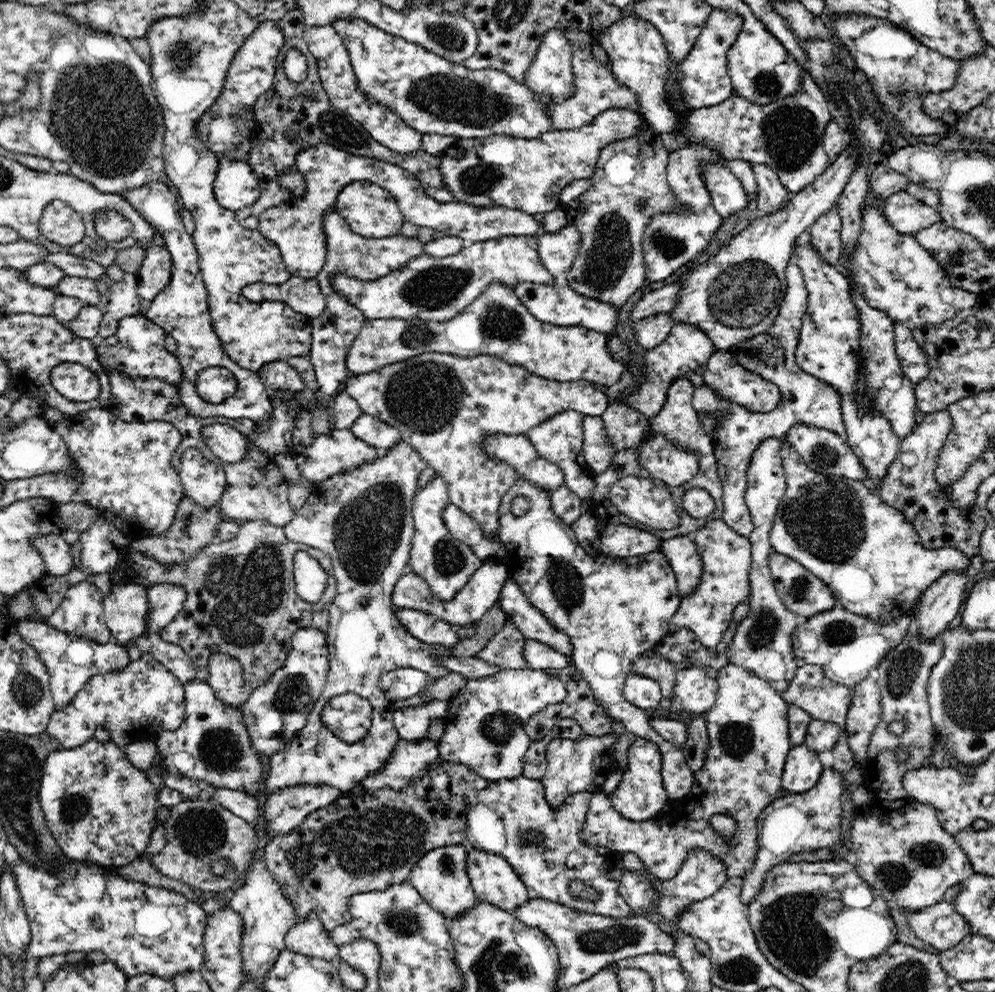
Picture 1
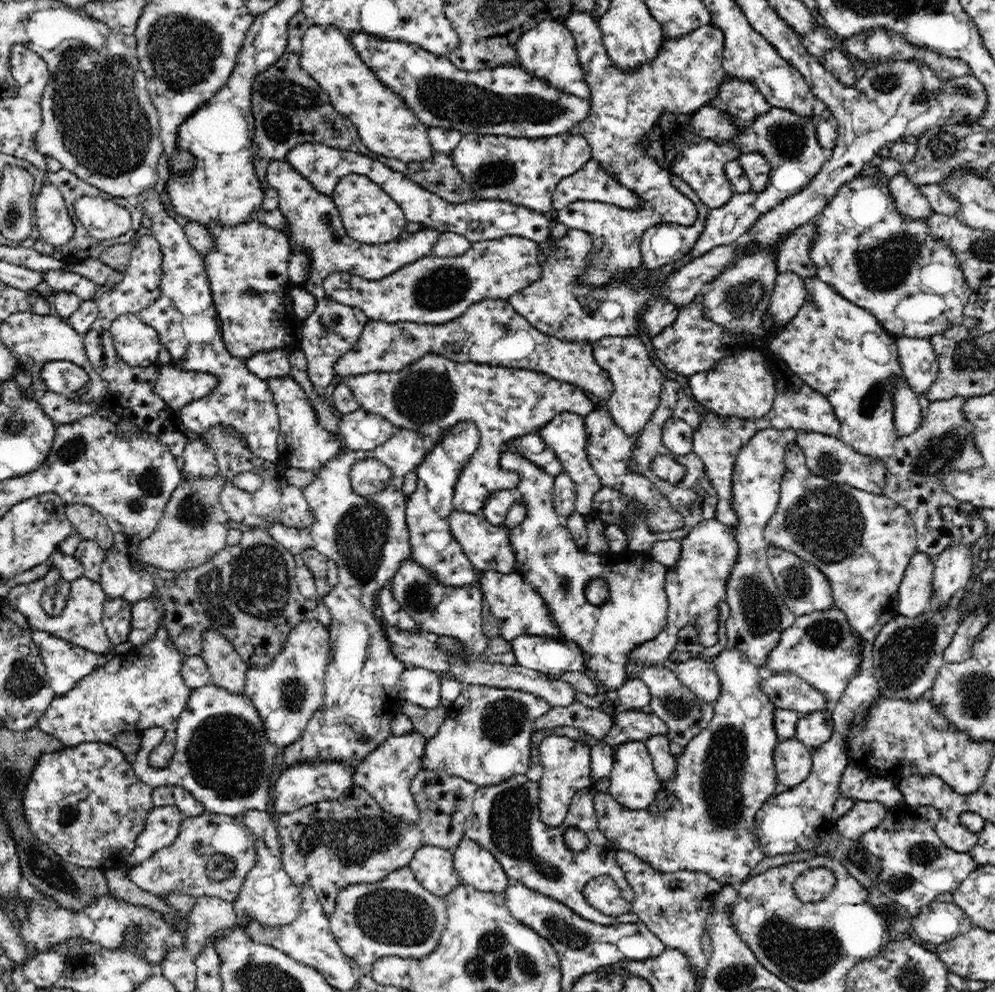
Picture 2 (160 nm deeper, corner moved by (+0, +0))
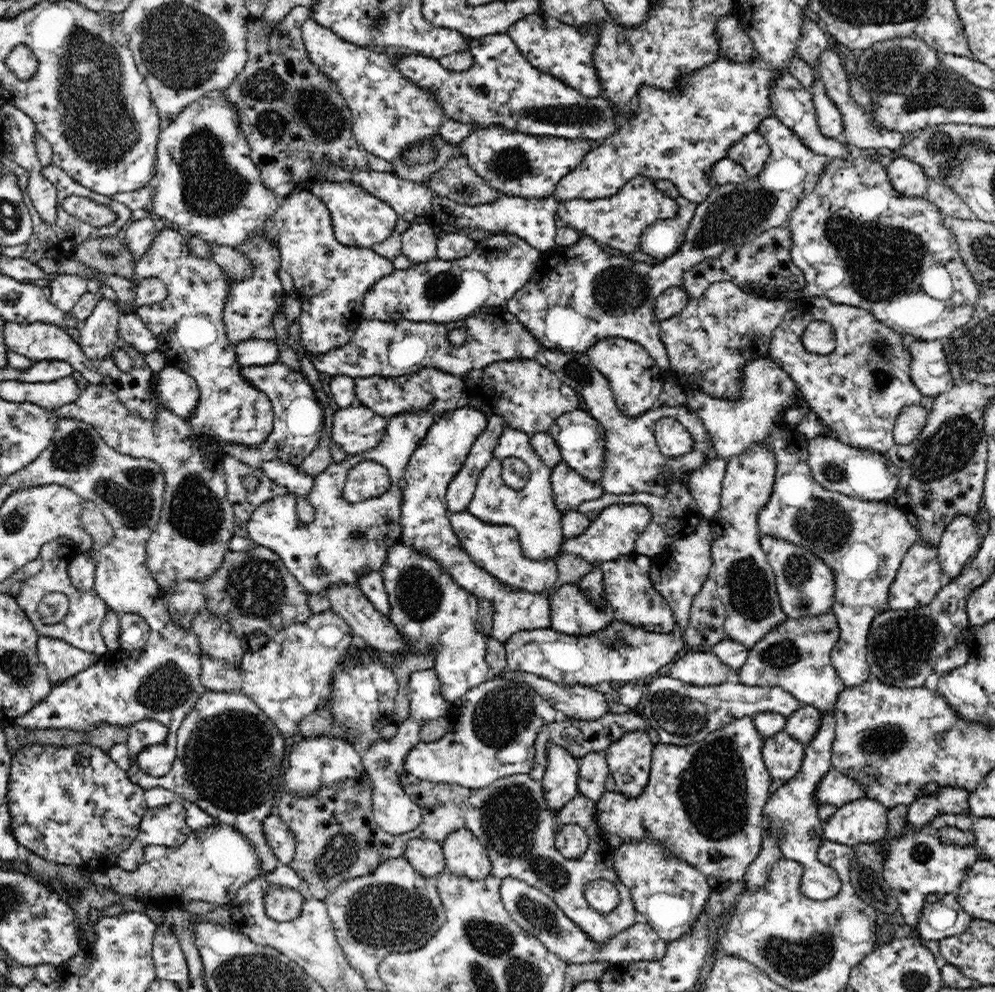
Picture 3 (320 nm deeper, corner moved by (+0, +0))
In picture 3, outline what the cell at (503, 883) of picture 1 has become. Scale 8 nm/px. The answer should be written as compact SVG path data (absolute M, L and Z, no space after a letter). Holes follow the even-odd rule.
M465 827L452 832L441 846L449 872L472 880L492 876L487 849Z

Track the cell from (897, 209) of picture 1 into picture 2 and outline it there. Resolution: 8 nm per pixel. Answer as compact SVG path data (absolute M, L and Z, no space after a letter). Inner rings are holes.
M904 173L895 174L889 180L888 188L896 203L896 211L904 215L904 218L927 219L934 214L919 186L912 183Z

